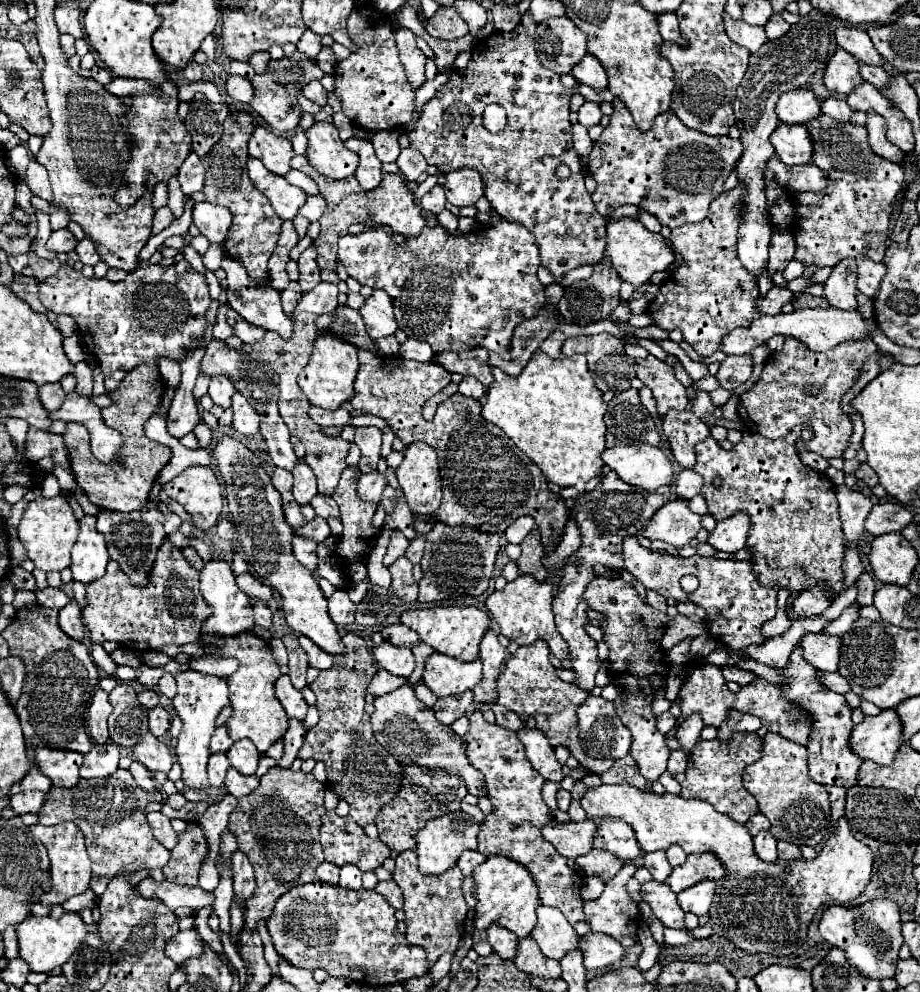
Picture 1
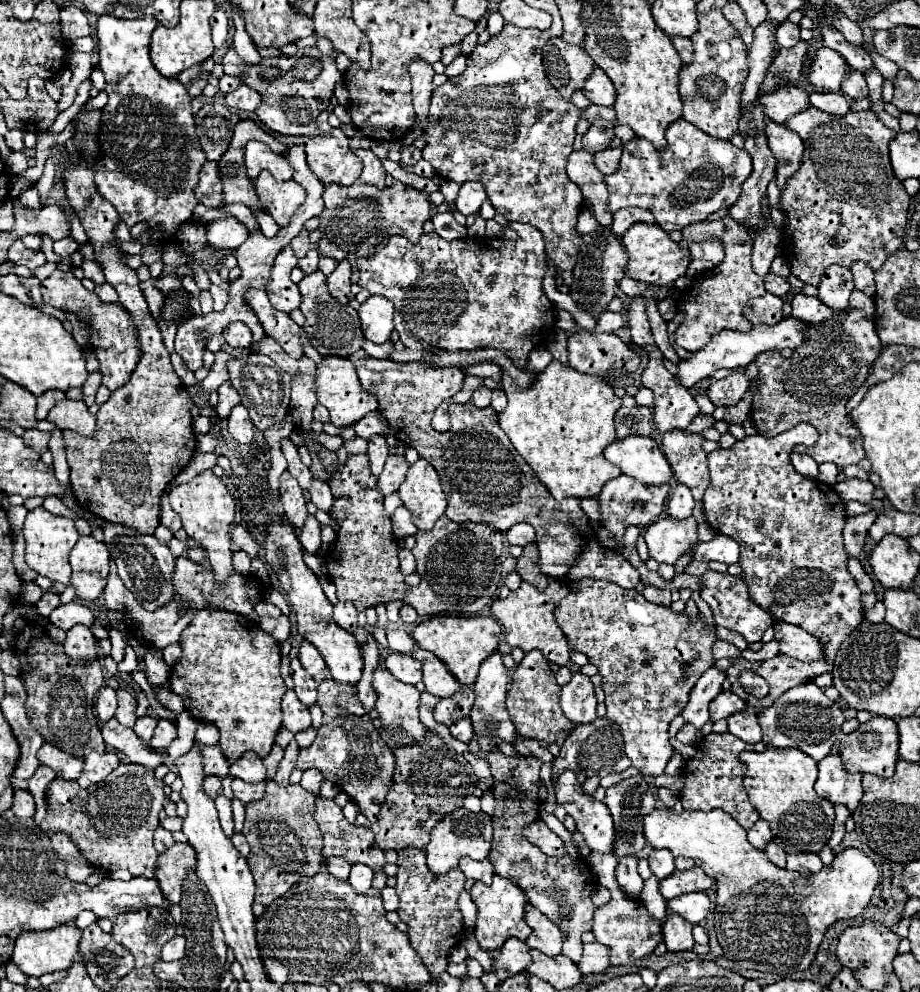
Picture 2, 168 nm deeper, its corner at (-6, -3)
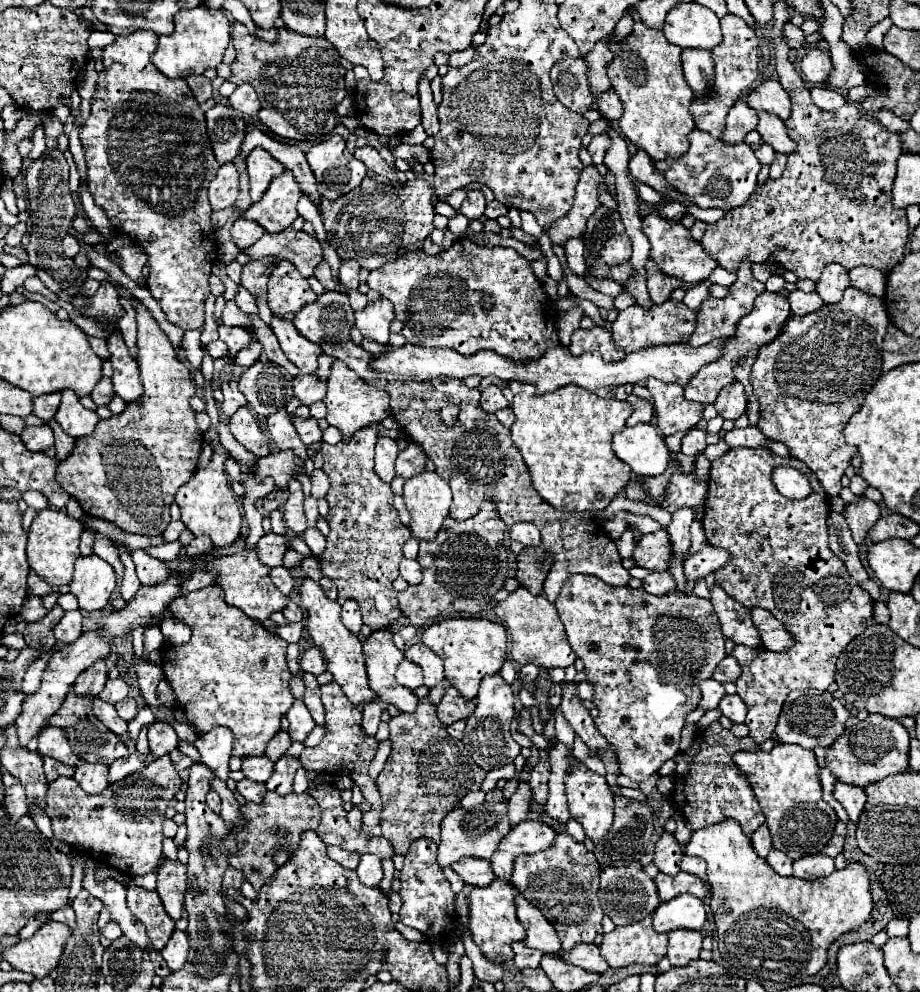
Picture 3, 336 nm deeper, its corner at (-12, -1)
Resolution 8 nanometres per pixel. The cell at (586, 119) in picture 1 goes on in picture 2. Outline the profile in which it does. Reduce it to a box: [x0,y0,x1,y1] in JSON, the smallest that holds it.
[582,119,614,153]

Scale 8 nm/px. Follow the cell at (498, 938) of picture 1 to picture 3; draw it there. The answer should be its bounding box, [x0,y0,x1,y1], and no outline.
[512,943,544,969]

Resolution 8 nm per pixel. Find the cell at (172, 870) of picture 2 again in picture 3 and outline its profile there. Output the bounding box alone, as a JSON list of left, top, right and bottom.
[156,859,186,921]

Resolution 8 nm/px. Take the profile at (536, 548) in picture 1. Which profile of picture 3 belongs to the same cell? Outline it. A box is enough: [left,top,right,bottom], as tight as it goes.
[516,545,552,595]

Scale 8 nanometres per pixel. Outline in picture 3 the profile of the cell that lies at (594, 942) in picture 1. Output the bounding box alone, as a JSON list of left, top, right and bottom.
[560,943,609,974]

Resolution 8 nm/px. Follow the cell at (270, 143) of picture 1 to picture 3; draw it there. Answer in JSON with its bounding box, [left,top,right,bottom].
[246,147,284,201]

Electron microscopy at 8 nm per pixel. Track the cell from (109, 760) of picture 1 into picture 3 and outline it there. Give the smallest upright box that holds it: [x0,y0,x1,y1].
[74,761,108,795]

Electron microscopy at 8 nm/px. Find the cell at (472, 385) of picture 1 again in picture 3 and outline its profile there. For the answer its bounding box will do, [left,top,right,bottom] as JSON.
[480,385,510,413]

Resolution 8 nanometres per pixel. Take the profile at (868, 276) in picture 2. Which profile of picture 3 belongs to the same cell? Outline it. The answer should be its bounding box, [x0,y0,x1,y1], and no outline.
[848,267,886,297]

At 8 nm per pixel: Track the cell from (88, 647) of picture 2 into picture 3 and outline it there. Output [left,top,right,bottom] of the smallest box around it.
[74,661,108,697]

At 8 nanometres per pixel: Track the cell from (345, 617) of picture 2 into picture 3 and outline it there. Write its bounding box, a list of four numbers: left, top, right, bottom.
[342,601,362,635]

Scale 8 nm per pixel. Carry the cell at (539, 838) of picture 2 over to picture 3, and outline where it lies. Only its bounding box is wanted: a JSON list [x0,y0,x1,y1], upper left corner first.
[490,821,556,881]

